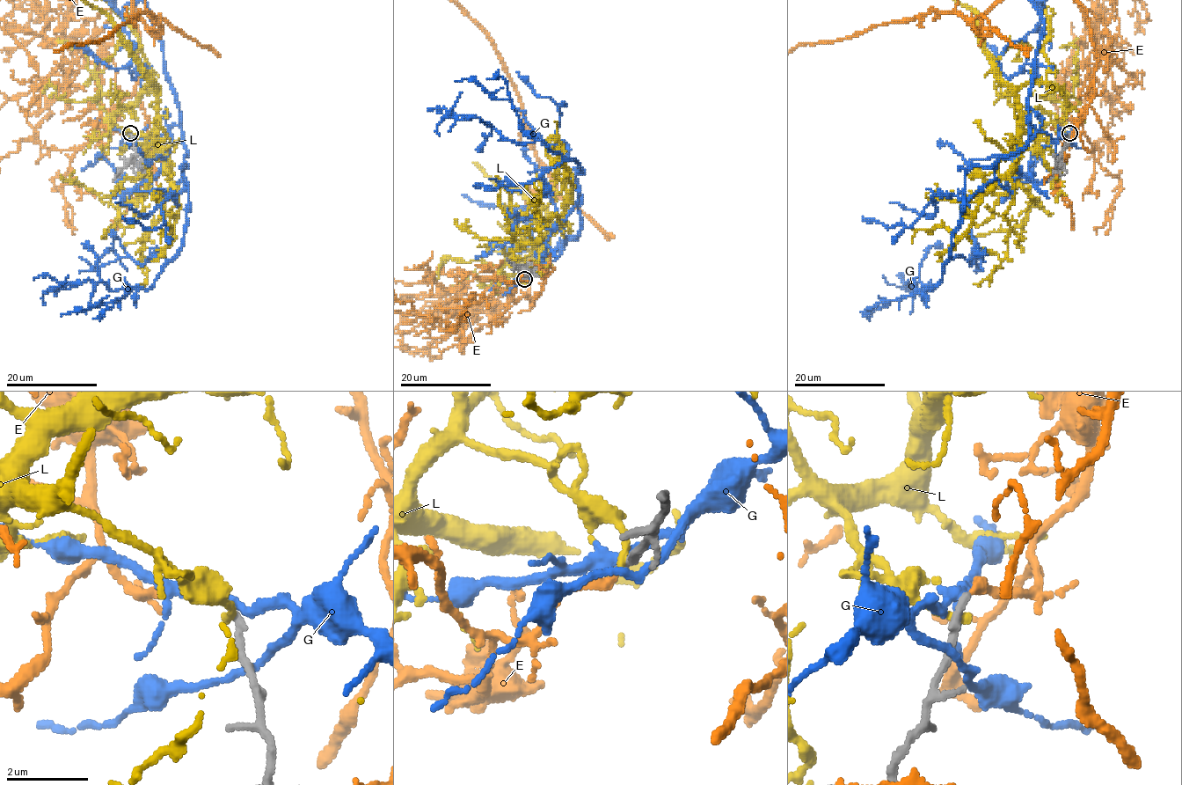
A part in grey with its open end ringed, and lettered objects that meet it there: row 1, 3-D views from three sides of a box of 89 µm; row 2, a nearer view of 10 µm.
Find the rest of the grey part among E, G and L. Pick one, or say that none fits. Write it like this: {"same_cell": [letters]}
{"same_cell": ["E"]}

